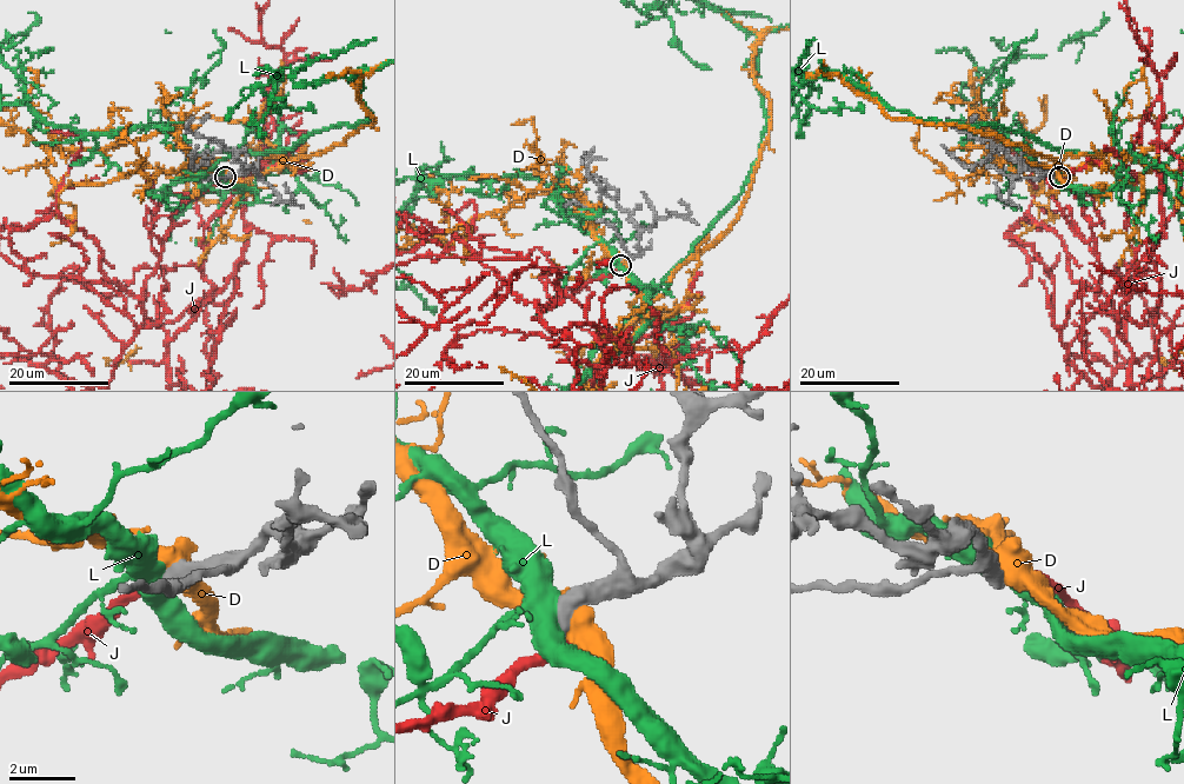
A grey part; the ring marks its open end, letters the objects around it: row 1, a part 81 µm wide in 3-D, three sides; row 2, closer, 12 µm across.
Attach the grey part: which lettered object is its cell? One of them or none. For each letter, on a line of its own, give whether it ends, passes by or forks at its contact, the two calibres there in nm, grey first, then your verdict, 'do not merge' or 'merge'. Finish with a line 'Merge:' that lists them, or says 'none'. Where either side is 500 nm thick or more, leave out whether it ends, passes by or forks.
D: 700 nm thick on the grey side, 600 nm on the other; do not merge
J: it ends there; 440 nm thick on the grey side, 400 nm on the other; merge
L: 550 nm thick on the grey side, 480 nm on the other; do not merge
Merge: J

